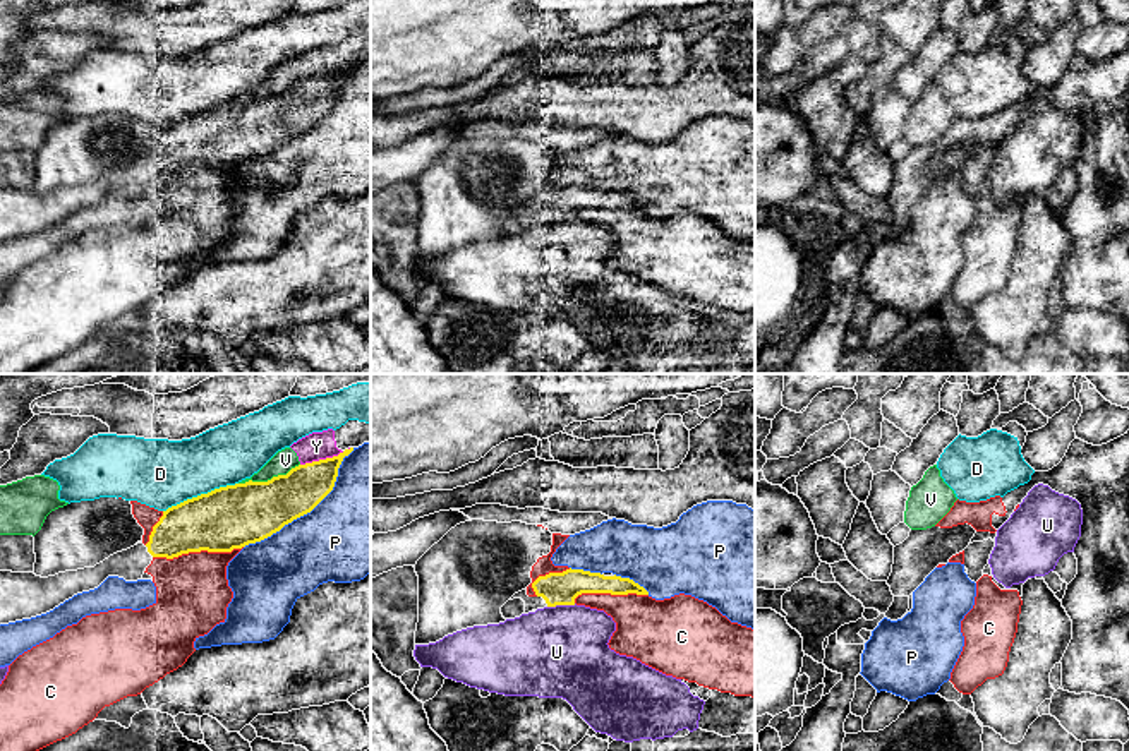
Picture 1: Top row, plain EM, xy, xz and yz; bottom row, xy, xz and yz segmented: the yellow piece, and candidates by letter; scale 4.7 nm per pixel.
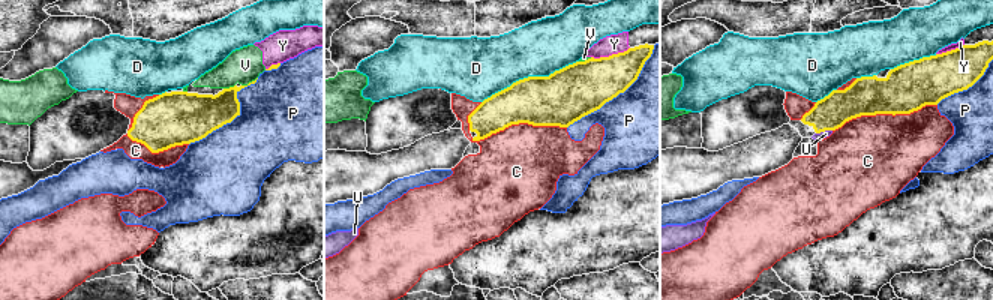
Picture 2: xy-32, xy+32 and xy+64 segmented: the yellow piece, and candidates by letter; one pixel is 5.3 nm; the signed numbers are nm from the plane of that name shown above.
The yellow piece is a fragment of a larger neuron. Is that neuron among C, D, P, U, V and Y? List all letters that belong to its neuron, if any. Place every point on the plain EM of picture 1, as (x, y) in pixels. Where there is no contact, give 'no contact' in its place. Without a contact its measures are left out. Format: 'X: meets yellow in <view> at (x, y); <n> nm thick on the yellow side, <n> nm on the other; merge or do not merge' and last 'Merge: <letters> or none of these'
C: meets yellow in xy at (198, 167); 300 nm thick on the yellow side, 340 nm on the other; do not merge
D: meets yellow in xy at (201, 110); 300 nm thick on the yellow side, 320 nm on the other; do not merge
P: meets yellow in xy at (307, 127); 280 nm thick on the yellow side, 420 nm on the other; do not merge
U: meets yellow in xz at (561, 220); 160 nm thick on the yellow side, 440 nm on the other; do not merge
V: meets yellow in xy at (268, 96); 300 nm thick on the yellow side, 100 nm on the other; do not merge
Y: meets yellow in xy at (321, 76); 220 nm thick on the yellow side, 130 nm on the other; do not merge
Merge: none of these

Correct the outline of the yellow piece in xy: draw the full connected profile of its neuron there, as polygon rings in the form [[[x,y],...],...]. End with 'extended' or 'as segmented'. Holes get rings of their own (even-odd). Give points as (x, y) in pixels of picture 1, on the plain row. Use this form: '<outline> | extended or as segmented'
[[[352,67],[299,81],[268,98],[226,101],[172,122],[146,161],[117,168],[94,183],[48,194],[0,187],[0,240],[46,230],[74,211],[98,204],[108,192],[137,197],[154,173],[232,168],[261,158],[311,129],[333,106],[338,84]]] | extended

